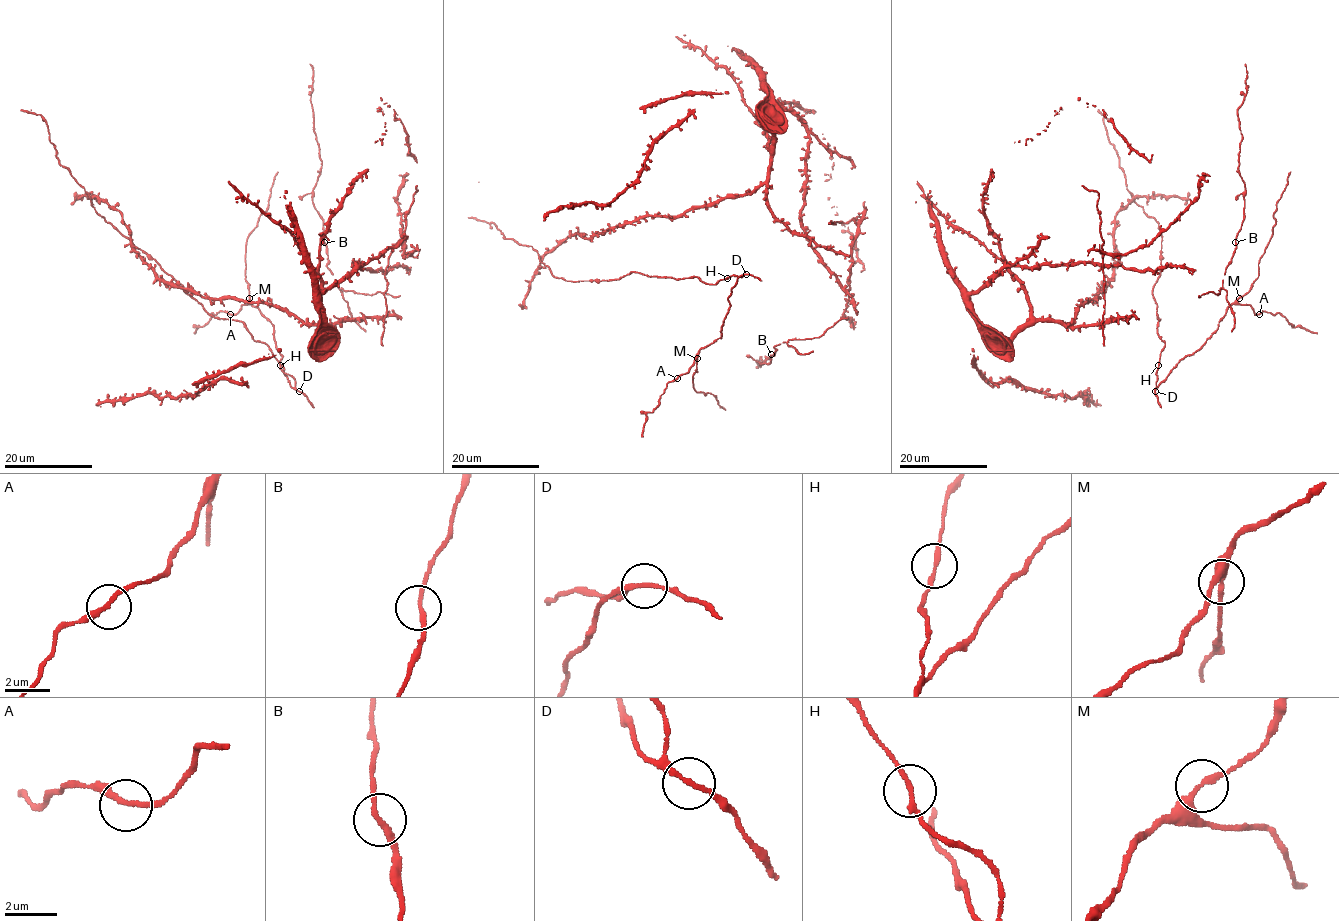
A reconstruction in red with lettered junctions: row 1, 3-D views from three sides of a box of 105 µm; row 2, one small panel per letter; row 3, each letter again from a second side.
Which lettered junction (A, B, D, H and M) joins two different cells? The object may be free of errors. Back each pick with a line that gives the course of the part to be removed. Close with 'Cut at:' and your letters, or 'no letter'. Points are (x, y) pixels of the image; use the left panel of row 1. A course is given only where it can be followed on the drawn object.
Cut at: no letter

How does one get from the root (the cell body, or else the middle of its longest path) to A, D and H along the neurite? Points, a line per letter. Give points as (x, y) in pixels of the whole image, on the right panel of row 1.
A: (1090, 300), (1113, 276), (1115, 215), (1135, 196), (1161, 231), (1156, 387), (1233, 304), (1259, 314)
D: (1090, 300), (1113, 276), (1115, 215), (1135, 196), (1161, 231), (1152, 296), (1165, 346), (1155, 391)
H: (1090, 300), (1113, 276), (1115, 215), (1135, 196), (1161, 231), (1152, 286), (1165, 342), (1158, 365)

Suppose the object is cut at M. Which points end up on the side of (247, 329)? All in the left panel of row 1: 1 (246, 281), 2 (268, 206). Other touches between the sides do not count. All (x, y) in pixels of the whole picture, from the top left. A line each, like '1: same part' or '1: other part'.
1: other part
2: other part

